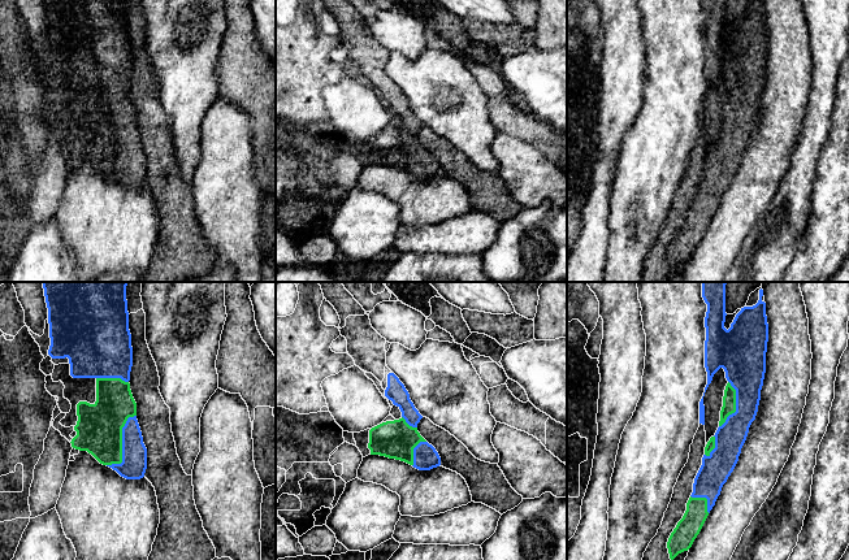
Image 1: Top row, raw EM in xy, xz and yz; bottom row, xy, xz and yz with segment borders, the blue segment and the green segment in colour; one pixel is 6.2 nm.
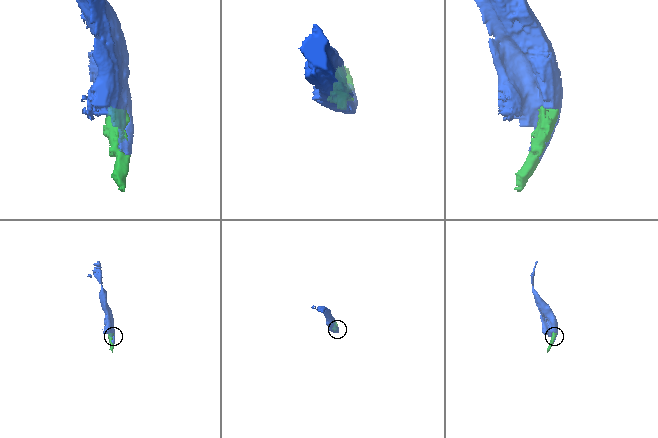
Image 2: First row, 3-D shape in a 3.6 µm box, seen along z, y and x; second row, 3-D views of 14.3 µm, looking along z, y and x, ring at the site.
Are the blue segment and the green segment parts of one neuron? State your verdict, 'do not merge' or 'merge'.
do not merge

